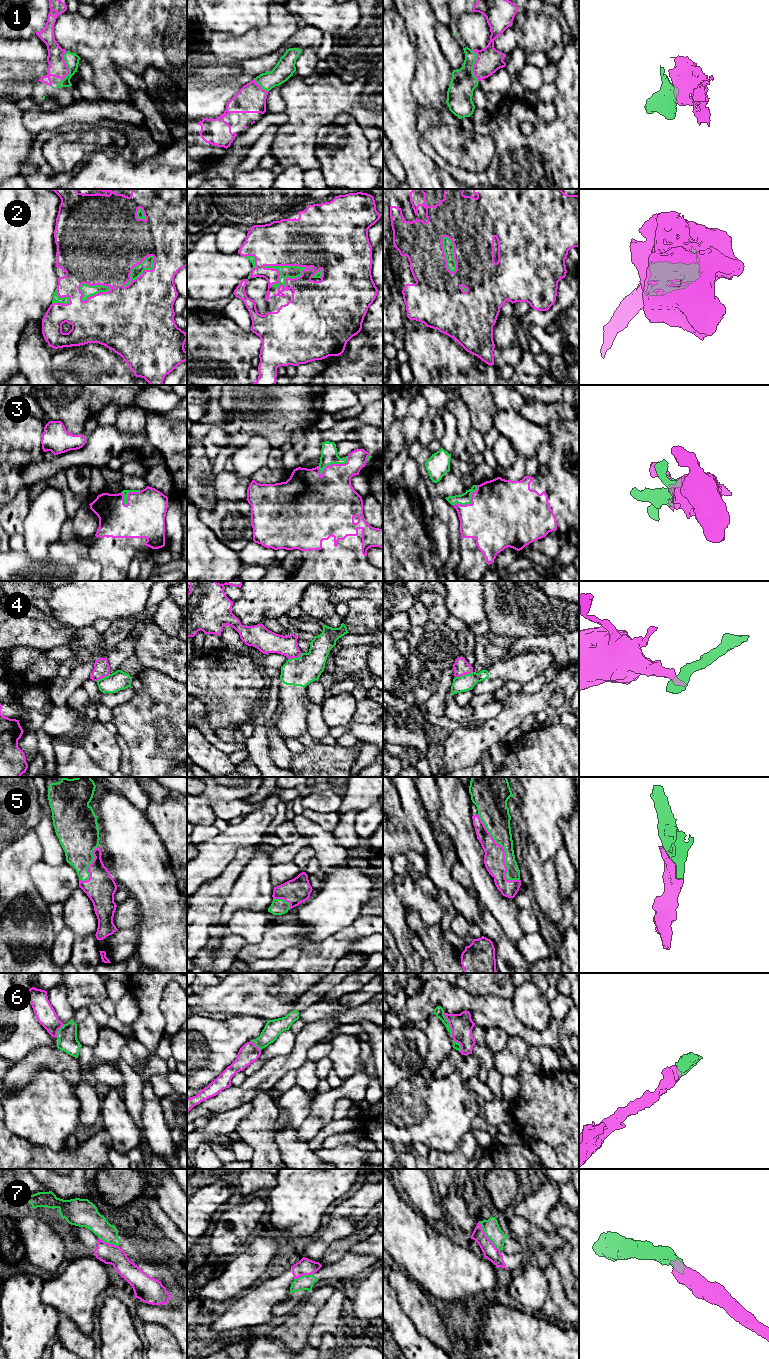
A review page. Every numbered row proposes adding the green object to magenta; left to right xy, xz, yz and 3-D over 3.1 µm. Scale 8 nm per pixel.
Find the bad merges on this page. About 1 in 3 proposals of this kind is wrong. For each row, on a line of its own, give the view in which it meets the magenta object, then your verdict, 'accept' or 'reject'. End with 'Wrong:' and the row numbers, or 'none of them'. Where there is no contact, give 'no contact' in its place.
1: yz | accept
2: xz | accept
3: xz | accept
4: yz | reject
5: yz | accept
6: yz | accept
7: yz | reject
Wrong: 4, 7

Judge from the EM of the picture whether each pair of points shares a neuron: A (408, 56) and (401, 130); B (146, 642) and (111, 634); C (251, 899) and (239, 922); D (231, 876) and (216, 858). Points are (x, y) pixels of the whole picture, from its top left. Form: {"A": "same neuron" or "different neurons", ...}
{"A": "same neuron", "B": "different neurons", "C": "different neurons", "D": "different neurons"}

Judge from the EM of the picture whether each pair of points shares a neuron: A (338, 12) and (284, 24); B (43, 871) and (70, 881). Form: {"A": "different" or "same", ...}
{"A": "different", "B": "same"}

